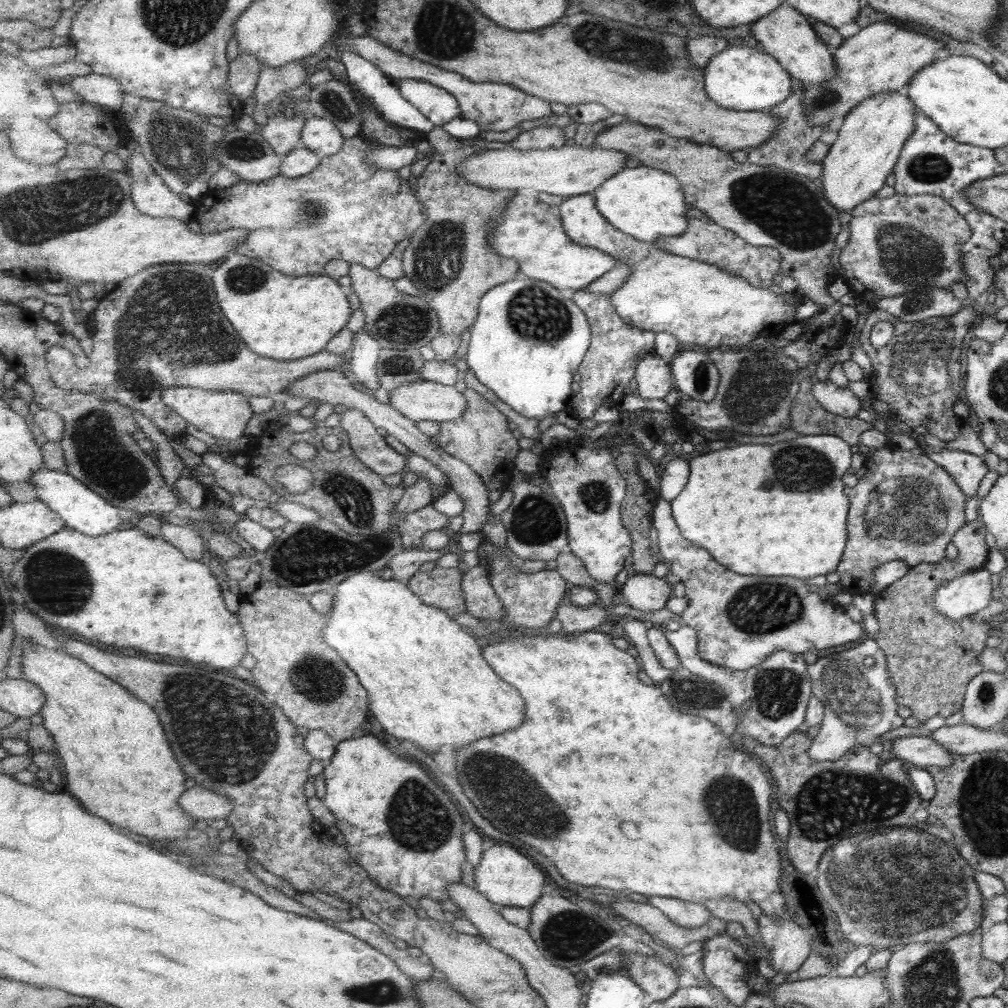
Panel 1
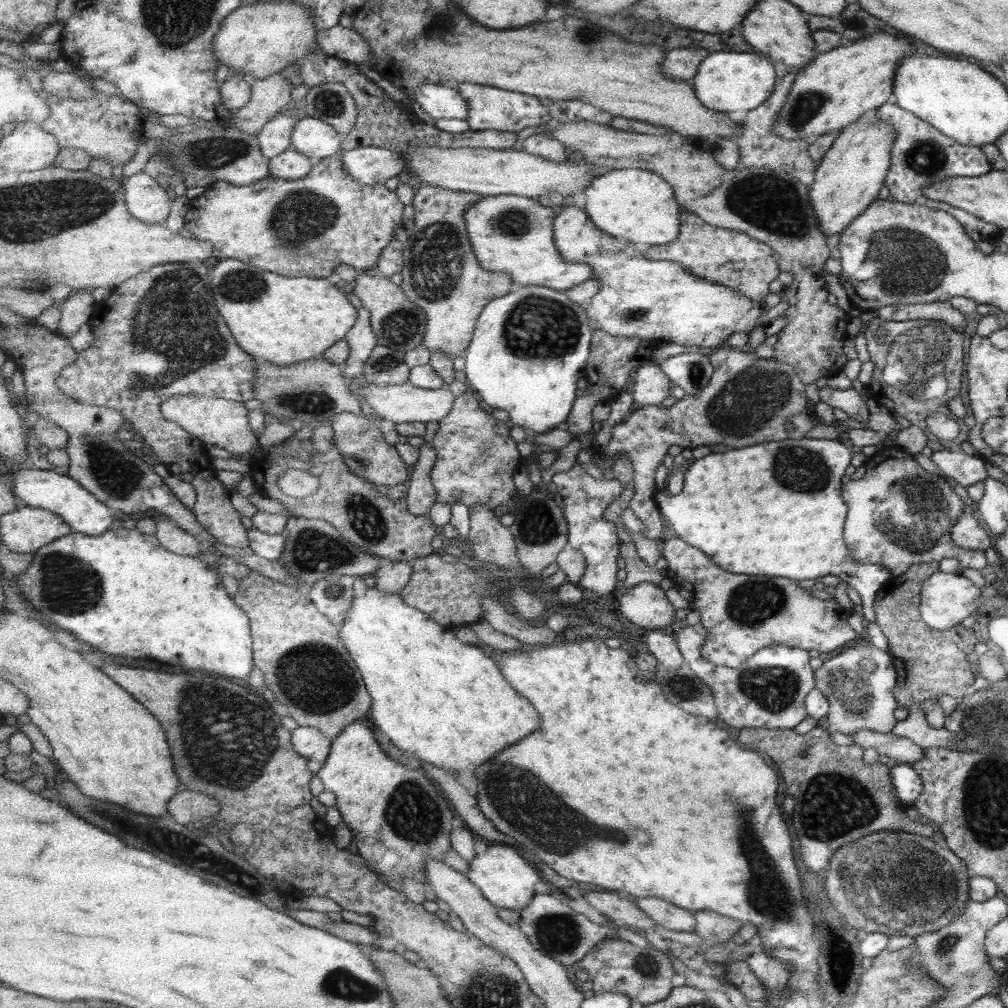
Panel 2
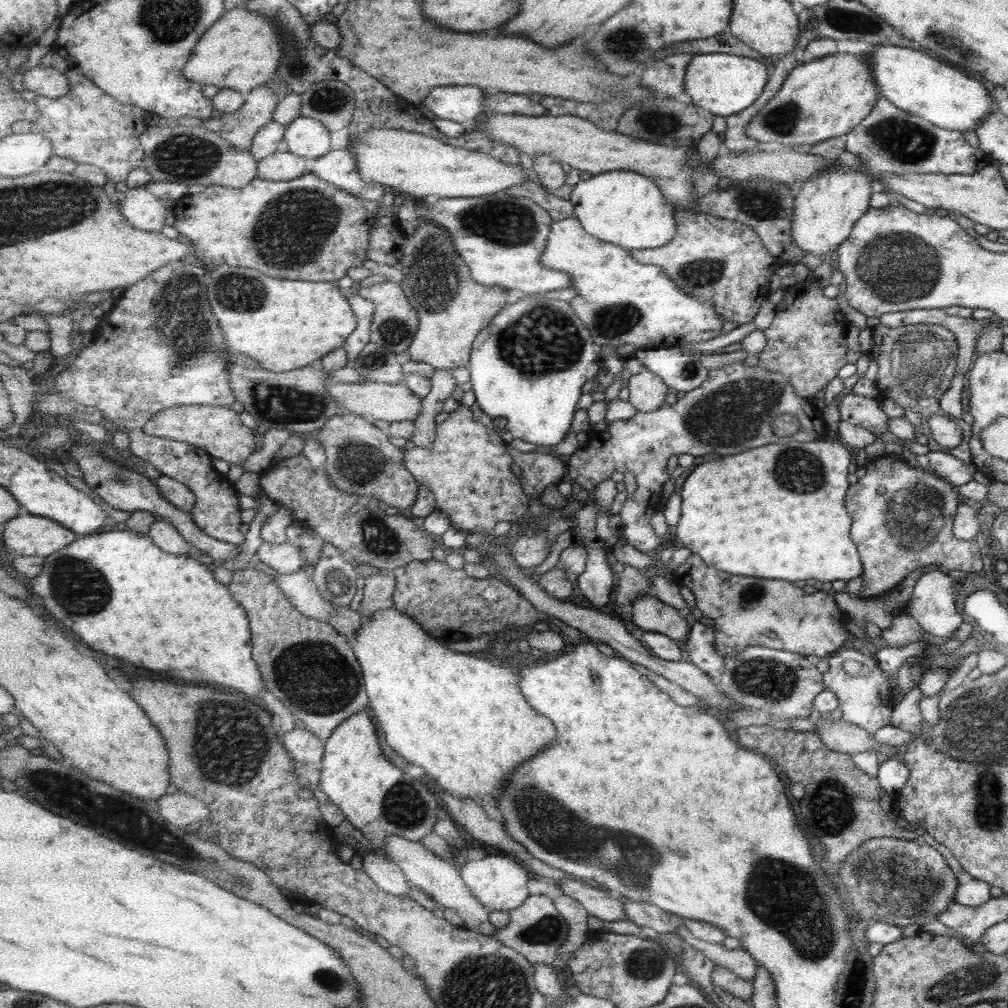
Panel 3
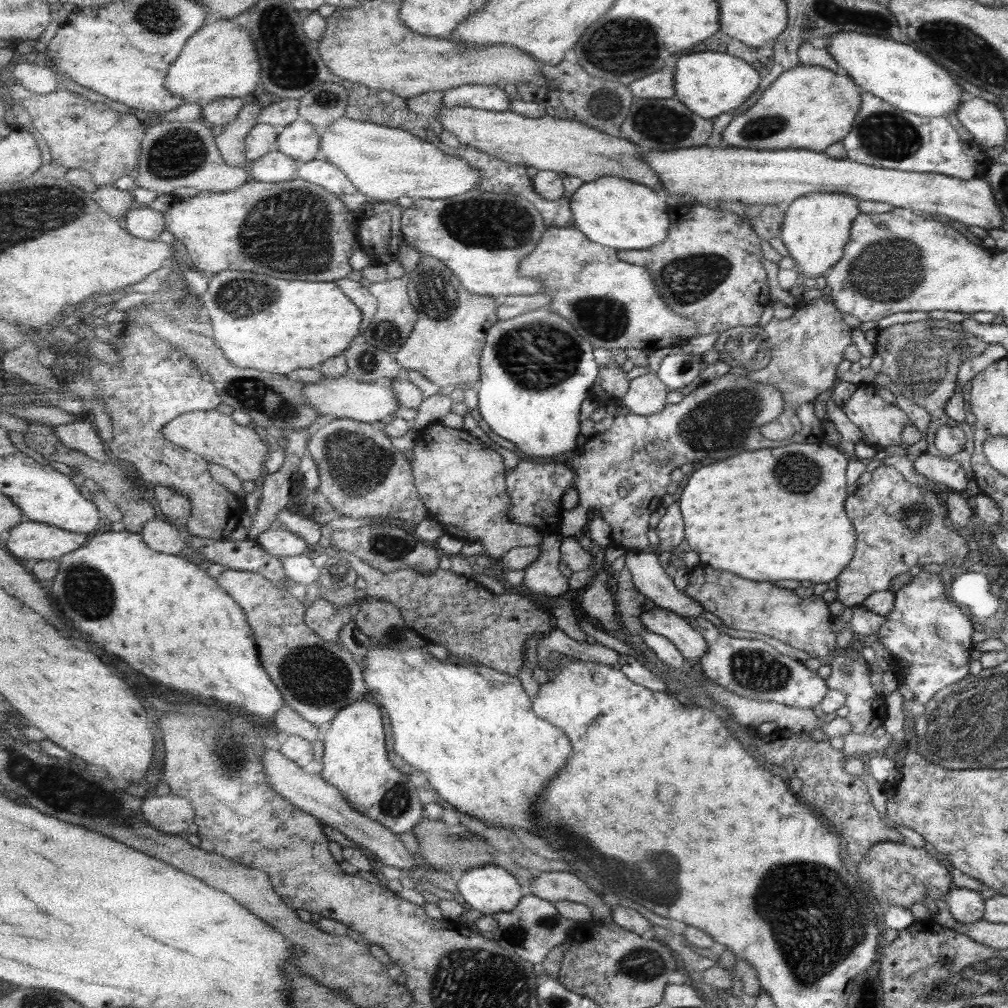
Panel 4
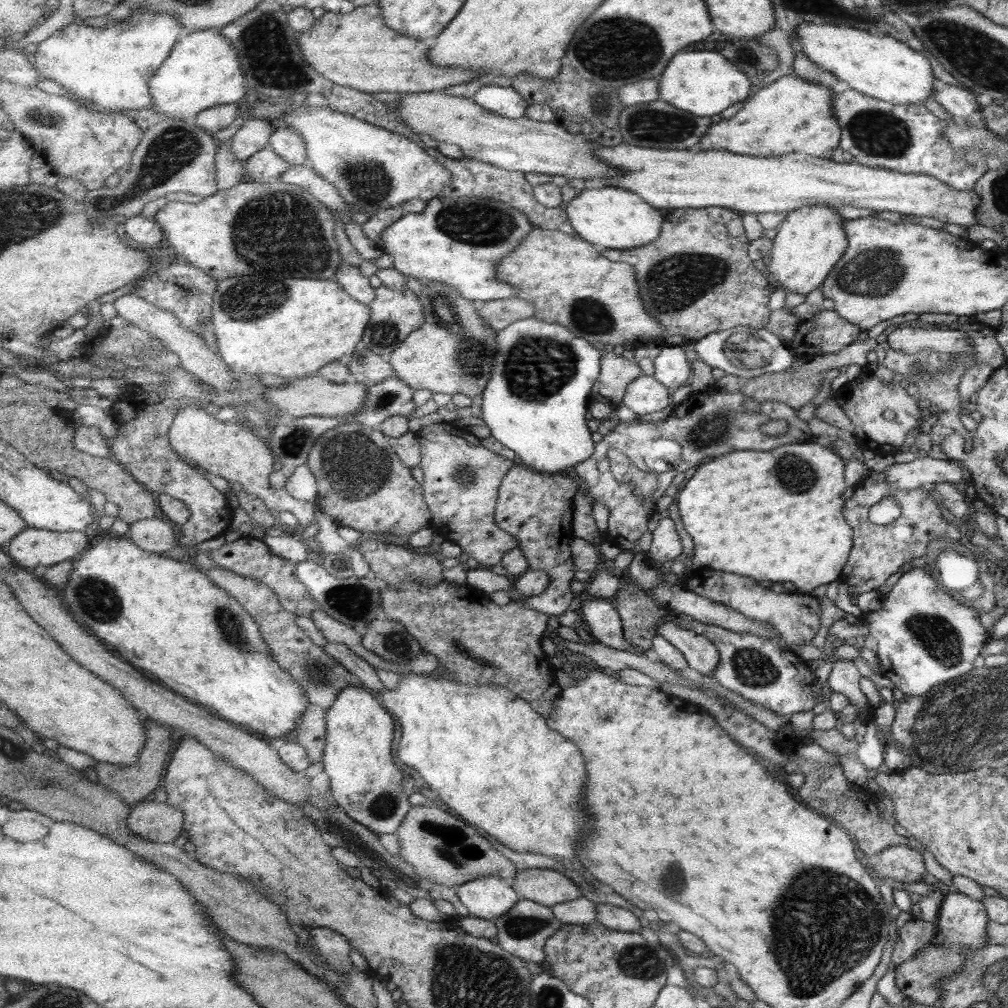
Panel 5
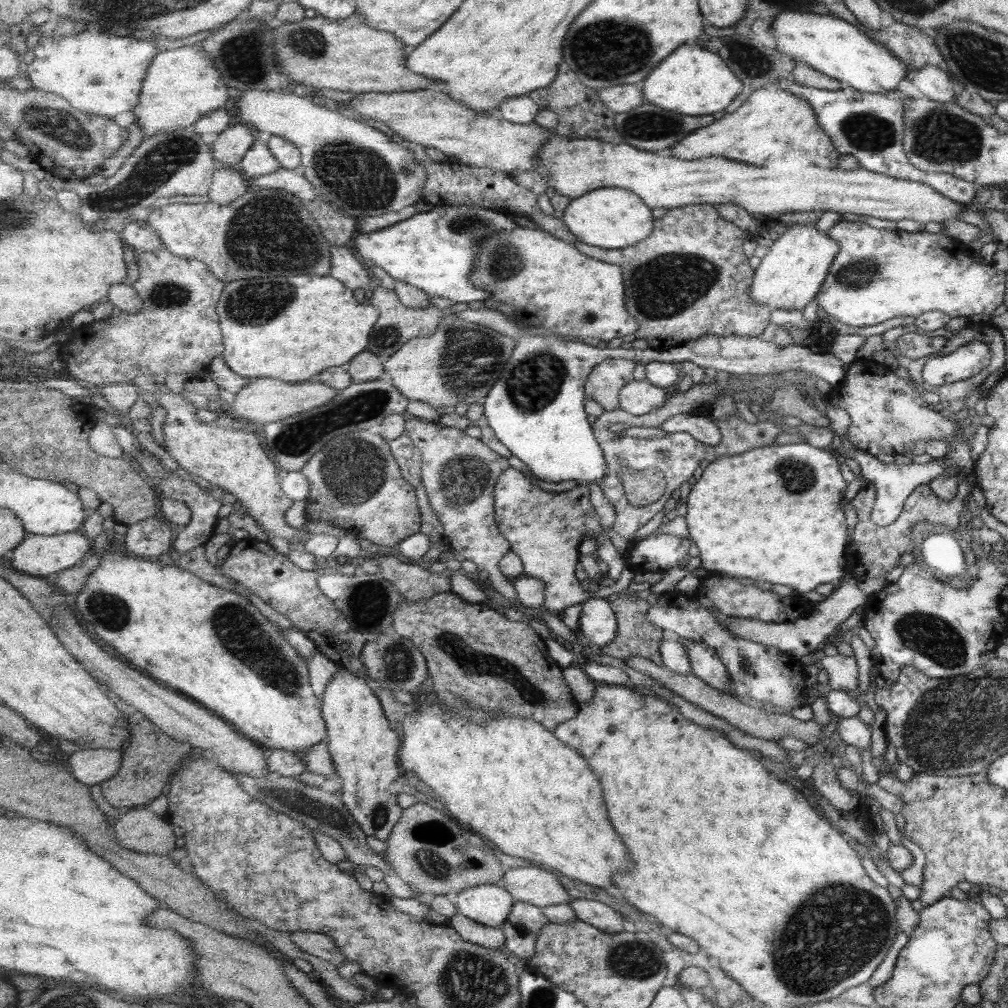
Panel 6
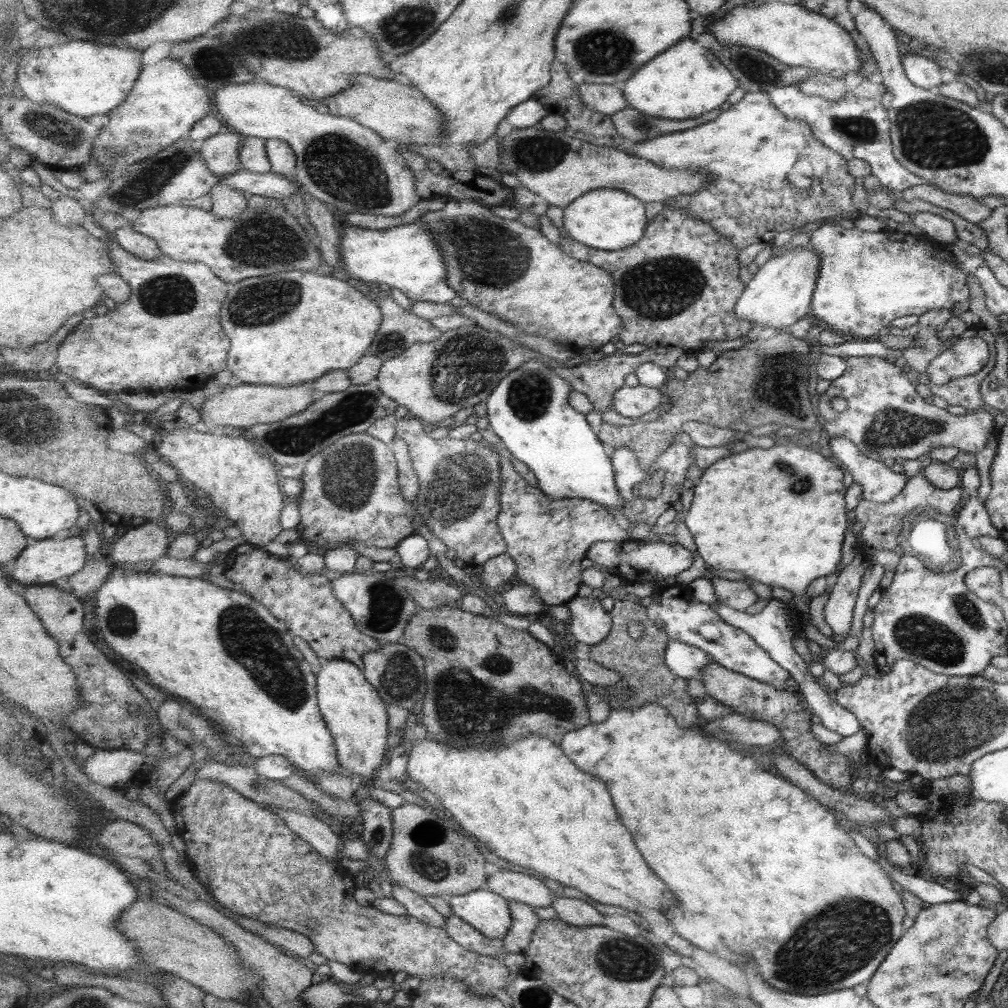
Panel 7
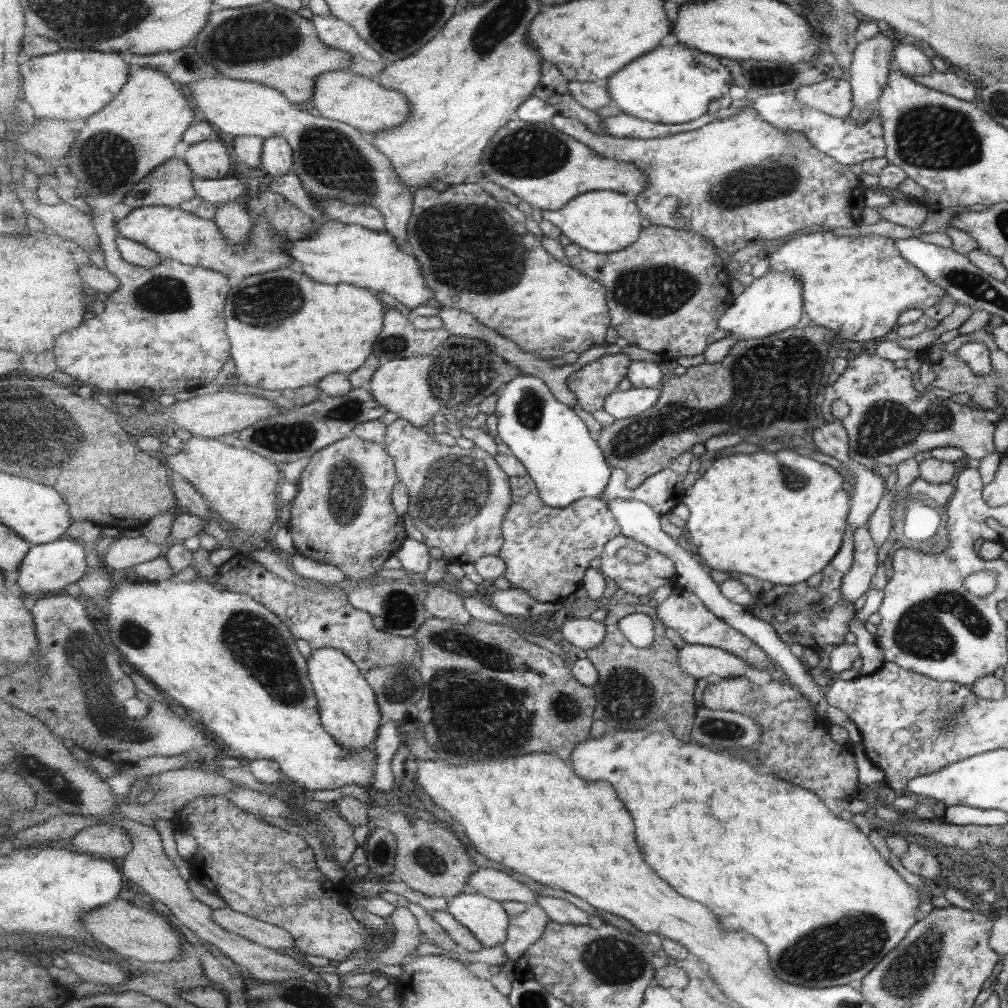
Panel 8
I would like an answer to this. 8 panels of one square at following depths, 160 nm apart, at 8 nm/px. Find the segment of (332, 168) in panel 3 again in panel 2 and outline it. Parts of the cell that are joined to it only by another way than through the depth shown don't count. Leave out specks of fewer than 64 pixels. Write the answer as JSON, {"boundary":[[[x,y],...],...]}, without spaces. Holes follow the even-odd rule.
{"boundary":[[[367,146],[339,153],[349,174],[363,184],[375,186],[406,170],[406,156],[399,151]]]}

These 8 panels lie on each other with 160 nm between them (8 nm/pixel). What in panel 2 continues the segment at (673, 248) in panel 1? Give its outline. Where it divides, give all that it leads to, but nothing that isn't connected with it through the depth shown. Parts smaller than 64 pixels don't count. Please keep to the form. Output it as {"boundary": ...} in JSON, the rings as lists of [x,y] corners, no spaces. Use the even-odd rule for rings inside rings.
{"boundary":[[[683,209],[681,211],[681,234],[669,245],[651,246],[644,252],[647,259],[672,261],[687,266],[688,270],[705,278],[741,292],[747,299],[759,302],[767,294],[767,286],[777,278],[777,254],[771,247],[737,230],[712,226],[699,215]]]}

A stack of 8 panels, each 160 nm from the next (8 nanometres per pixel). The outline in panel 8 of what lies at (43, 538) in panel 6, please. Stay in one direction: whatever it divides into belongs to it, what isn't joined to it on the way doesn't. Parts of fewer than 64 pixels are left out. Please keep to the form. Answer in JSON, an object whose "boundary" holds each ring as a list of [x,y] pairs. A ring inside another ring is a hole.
{"boundary":[[[59,539],[47,544],[32,545],[18,569],[17,583],[23,590],[23,594],[39,599],[66,593],[65,588],[69,584],[79,582],[89,571],[85,563],[87,549],[87,545],[72,539]]]}

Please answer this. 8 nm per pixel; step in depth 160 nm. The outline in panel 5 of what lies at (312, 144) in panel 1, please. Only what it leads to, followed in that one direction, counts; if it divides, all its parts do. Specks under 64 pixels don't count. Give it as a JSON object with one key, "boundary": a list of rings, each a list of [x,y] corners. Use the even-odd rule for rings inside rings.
{"boundary":[[[277,126],[270,138],[269,148],[292,165],[309,163],[308,145],[306,140],[298,133],[298,130]]]}

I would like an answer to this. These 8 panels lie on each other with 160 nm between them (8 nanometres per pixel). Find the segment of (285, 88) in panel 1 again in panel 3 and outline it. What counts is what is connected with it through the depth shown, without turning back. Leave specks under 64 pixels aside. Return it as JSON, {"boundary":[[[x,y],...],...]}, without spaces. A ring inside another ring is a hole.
{"boundary":[[[259,86],[253,90],[244,90],[242,94],[245,97],[245,104],[235,113],[224,113],[220,118],[211,119],[209,121],[210,127],[229,142],[236,146],[238,150],[250,150],[252,148],[253,139],[259,129],[265,124],[273,121],[273,113],[279,104],[279,96],[275,94],[275,90],[269,90],[271,86]]]}

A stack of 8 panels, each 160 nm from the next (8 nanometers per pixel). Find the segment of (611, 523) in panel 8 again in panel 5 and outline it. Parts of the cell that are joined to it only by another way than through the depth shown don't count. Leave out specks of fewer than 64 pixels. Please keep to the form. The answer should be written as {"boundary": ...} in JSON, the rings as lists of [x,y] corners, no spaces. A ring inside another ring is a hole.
{"boundary":[[[516,461],[500,486],[500,501],[496,504],[496,523],[520,539],[520,549],[529,561],[530,570],[546,570],[550,585],[535,596],[525,596],[510,584],[510,576],[491,573],[486,569],[468,570],[467,584],[486,593],[504,590],[513,600],[527,603],[531,609],[548,614],[551,618],[561,616],[573,602],[571,582],[576,578],[576,562],[572,553],[574,539],[574,497],[582,487],[577,477],[562,473],[541,473]]]}

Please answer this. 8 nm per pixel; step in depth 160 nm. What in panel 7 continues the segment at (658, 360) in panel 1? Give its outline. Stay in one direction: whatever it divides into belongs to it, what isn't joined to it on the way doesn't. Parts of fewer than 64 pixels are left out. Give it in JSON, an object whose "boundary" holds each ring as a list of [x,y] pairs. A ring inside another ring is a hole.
{"boundary":[[[638,384],[635,387],[625,385],[614,396],[614,409],[631,419],[653,412],[663,400],[657,388]]]}

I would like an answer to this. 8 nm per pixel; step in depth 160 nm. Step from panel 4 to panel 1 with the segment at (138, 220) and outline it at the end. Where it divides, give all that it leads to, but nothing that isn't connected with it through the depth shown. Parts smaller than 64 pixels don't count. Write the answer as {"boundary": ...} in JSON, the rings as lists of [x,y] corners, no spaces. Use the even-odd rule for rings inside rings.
{"boundary":[[[139,151],[128,157],[128,172],[133,177],[132,199],[137,208],[154,218],[177,218],[192,221],[196,208],[184,202],[155,172],[149,161]]]}

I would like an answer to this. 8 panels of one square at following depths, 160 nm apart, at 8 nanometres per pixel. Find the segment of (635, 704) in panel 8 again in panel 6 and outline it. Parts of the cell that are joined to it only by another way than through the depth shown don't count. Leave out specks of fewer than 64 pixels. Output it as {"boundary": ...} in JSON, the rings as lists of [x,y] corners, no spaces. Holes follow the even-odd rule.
{"boundary":[[[623,593],[613,597],[610,601],[618,618],[618,633],[615,641],[611,641],[605,648],[600,648],[600,654],[619,658],[622,661],[633,656],[641,656],[656,662],[658,665],[663,665],[664,659],[660,651],[663,628],[655,626],[648,619],[649,609],[653,605],[652,599],[643,599],[635,594]]]}

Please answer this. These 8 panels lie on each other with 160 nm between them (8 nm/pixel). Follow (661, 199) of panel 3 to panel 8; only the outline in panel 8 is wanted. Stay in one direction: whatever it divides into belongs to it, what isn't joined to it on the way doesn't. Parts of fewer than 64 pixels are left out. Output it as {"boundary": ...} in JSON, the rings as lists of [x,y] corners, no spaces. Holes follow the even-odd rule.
{"boundary":[[[596,190],[580,194],[559,210],[541,210],[542,219],[553,222],[570,241],[587,250],[599,253],[619,253],[633,246],[644,230],[640,207],[635,198],[612,190]]]}

